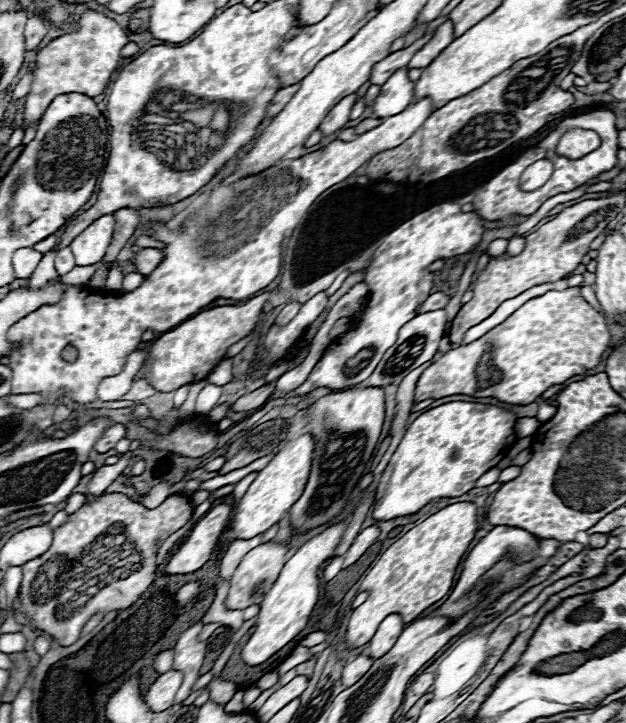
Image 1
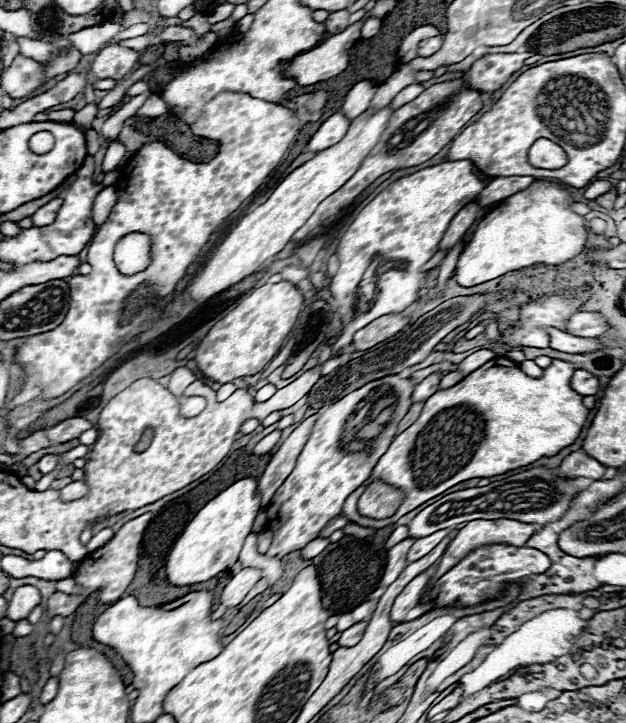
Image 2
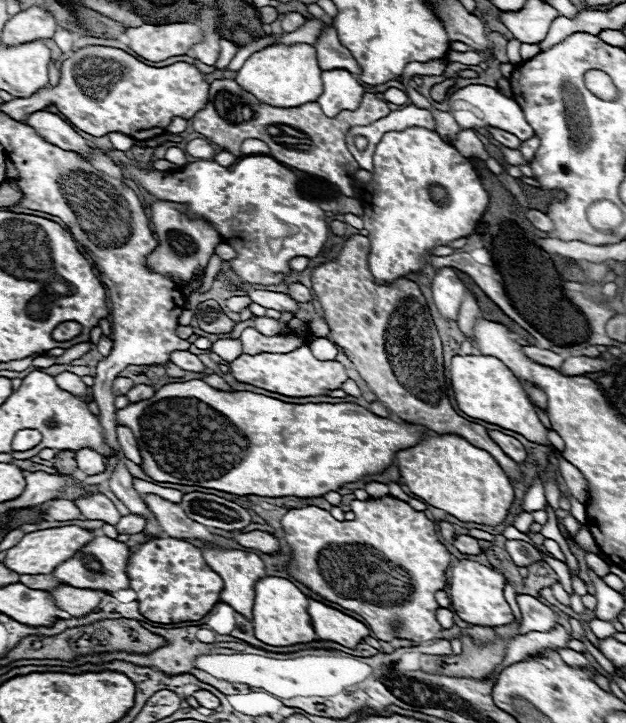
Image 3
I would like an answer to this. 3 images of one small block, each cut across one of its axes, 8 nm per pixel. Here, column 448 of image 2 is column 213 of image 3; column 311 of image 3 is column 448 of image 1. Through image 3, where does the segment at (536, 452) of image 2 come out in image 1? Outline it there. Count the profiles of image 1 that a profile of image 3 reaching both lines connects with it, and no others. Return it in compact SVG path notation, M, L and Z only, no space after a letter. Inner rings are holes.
M450 402L438 408L432 408L418 416L410 428L406 430L398 450L392 455L378 485L374 510L376 520L392 520L398 516L408 516L418 512L434 498L456 498L474 488L476 480L494 468L508 452L508 448L516 442L514 426L518 416L506 408L498 408L492 404L476 404L476 402Z

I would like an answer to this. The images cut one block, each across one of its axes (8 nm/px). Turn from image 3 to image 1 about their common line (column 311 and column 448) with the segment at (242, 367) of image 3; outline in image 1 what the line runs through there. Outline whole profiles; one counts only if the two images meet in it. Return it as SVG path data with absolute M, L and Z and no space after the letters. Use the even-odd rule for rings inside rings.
M580 286L566 290L550 290L540 298L532 298L522 304L512 316L508 316L502 324L486 332L482 338L448 350L446 354L436 352L432 364L420 374L414 390L414 402L422 402L426 398L440 400L444 396L468 394L468 396L492 396L500 402L508 404L530 404L546 392L554 384L562 384L572 376L586 374L596 368L610 348L610 332L604 316L596 312L580 294Z

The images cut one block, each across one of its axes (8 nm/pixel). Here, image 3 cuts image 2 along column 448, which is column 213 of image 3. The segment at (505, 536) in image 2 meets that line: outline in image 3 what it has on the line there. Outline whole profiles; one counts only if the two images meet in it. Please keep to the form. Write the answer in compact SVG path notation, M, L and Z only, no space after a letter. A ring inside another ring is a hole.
M198 542L206 564L210 564L210 568L214 568L214 572L218 572L224 580L224 588L220 592L220 600L224 600L226 604L230 604L236 612L244 614L246 618L252 616L252 606L254 606L254 584L258 578L262 578L266 574L266 566L262 562L262 558L252 552L252 550L232 550L232 548L224 548L224 546L210 546L210 544L202 544Z

